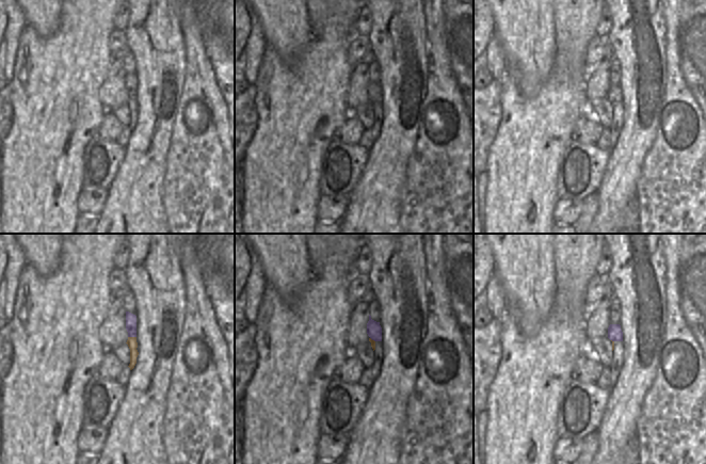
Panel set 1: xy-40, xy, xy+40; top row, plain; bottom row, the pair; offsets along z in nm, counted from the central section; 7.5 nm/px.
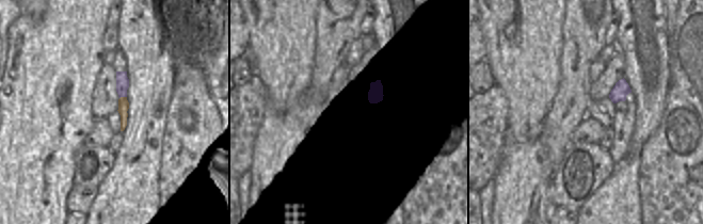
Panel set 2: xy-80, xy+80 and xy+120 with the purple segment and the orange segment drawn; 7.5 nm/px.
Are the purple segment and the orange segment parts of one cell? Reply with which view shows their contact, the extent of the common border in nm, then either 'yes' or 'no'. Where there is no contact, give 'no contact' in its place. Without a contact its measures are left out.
contact in xy-40; length 60 nm; no

